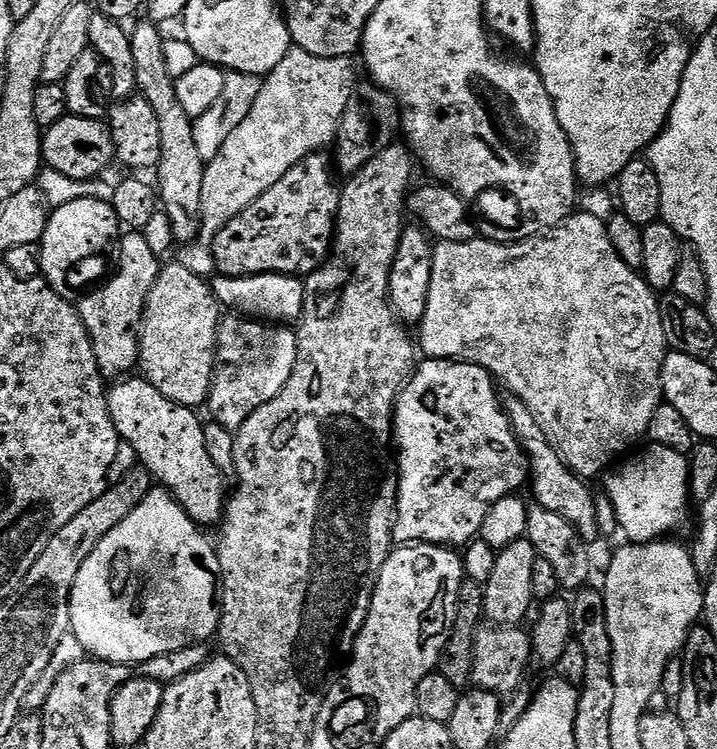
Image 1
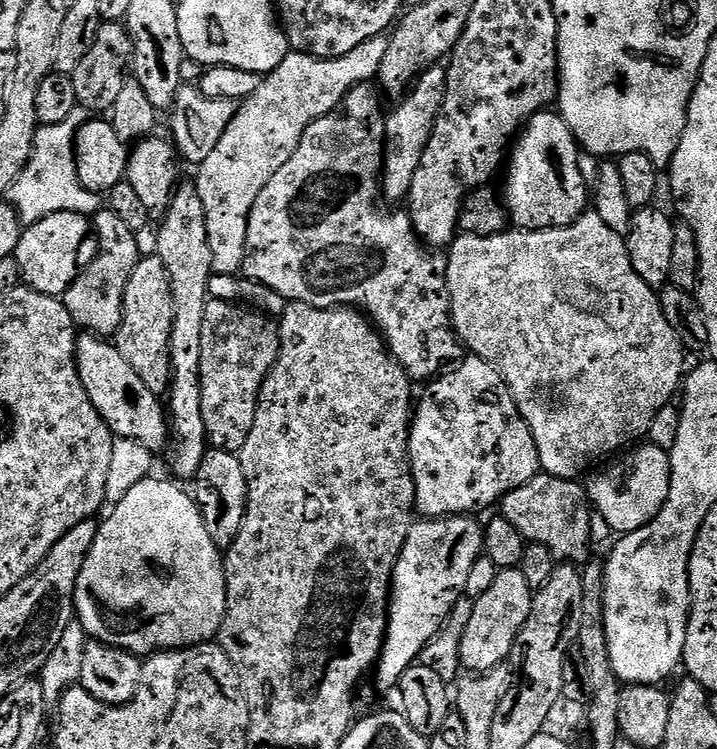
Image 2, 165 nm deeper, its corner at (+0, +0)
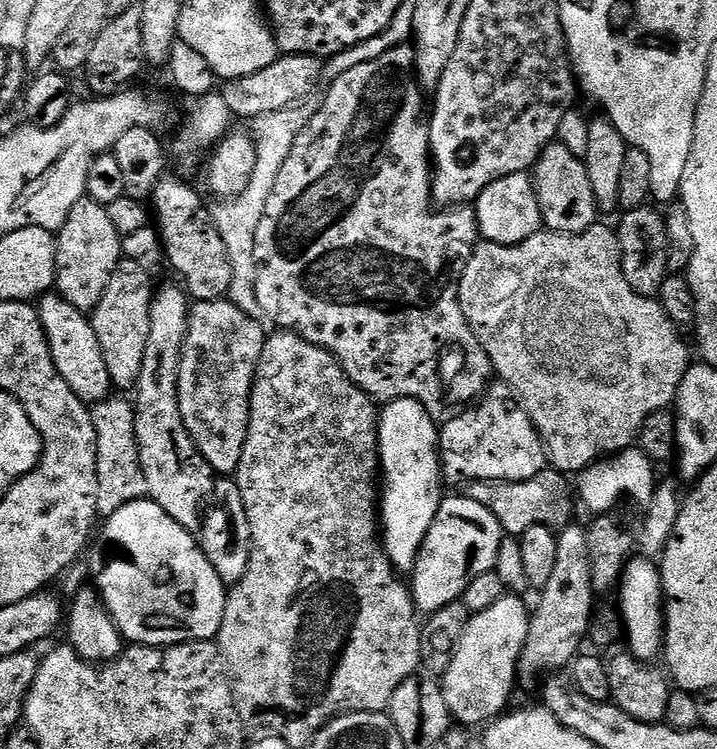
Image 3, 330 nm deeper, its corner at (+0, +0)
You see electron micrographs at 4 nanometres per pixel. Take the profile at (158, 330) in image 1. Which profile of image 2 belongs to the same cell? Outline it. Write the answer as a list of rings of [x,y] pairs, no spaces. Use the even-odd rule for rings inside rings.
[[[158,255],[141,256],[134,266],[134,274],[130,274],[130,282],[126,282],[126,294],[124,295],[124,309],[122,310],[122,326],[116,331],[114,343],[116,349],[130,362],[134,374],[142,378],[146,390],[154,395],[163,397],[172,383],[172,363],[168,357],[170,346],[170,330],[172,329],[172,291],[168,285],[166,266]]]

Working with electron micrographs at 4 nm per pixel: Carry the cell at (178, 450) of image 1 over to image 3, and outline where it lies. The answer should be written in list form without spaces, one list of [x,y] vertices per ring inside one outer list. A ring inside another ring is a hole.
[[[45,294],[39,297],[38,311],[44,333],[54,358],[58,374],[78,394],[78,398],[89,406],[95,406],[101,400],[108,399],[113,391],[110,370],[106,370],[106,358],[102,358],[102,346],[98,346],[98,334],[94,334],[91,319],[79,312],[70,302],[63,300],[59,294]]]

